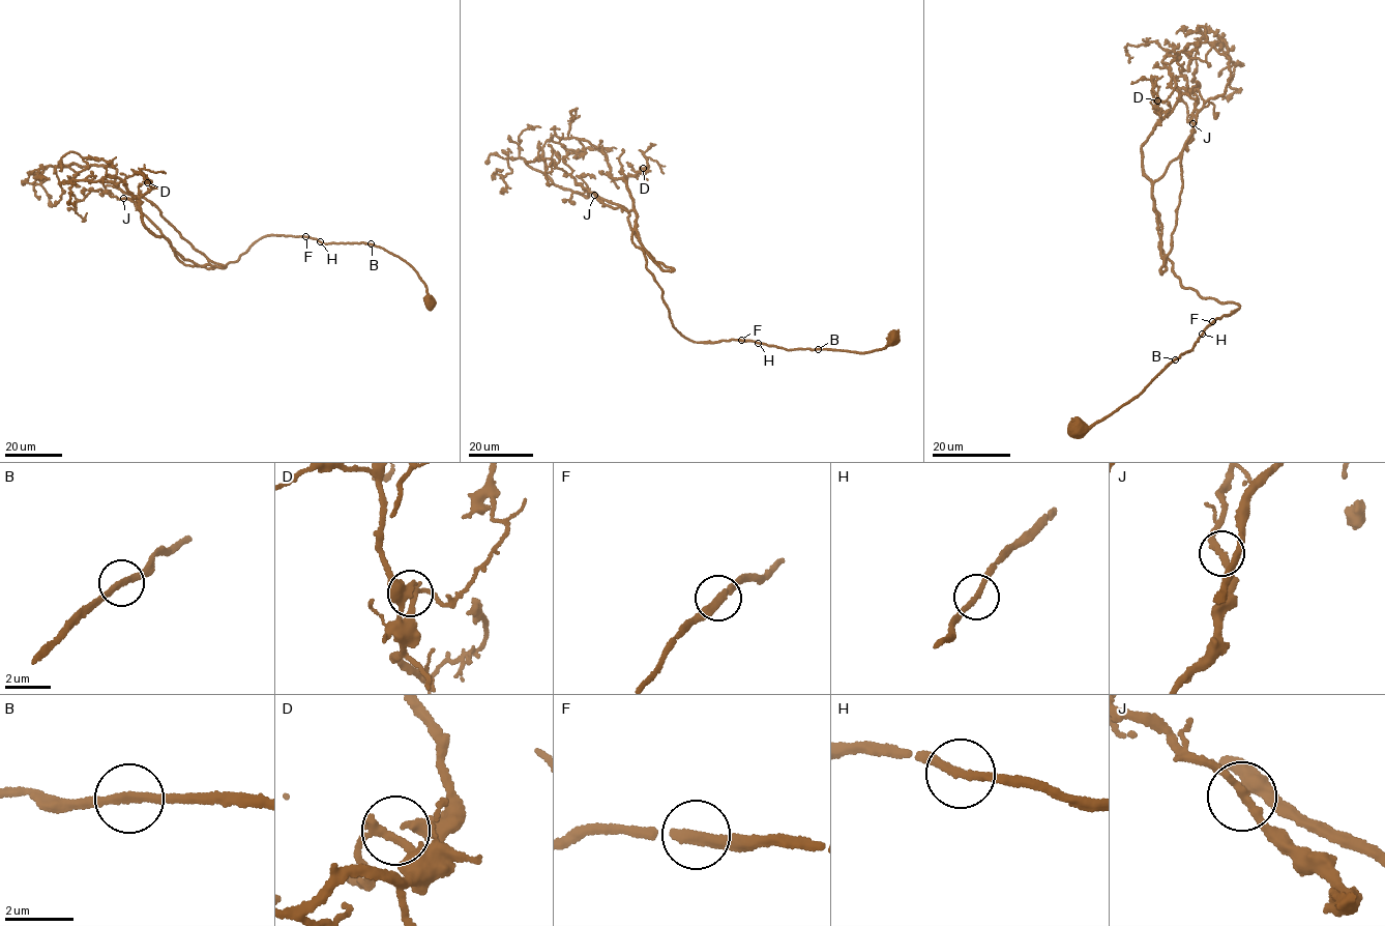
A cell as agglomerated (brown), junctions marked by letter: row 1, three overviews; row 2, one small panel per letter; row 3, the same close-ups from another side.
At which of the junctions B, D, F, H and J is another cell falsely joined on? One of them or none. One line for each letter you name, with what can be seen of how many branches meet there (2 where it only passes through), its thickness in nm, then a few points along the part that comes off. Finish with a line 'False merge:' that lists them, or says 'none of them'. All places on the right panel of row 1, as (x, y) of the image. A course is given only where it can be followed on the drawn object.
False merge: none of them

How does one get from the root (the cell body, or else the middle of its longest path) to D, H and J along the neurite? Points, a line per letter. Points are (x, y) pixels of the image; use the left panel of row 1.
D: (428, 302), (406, 261), (361, 242), (267, 234), (224, 267), (184, 264), (144, 225), (147, 182)
H: (428, 302), (422, 282), (399, 256), (361, 242), (321, 242)
J: (428, 302), (406, 261), (361, 242), (267, 234), (224, 267), (184, 264), (123, 198)

